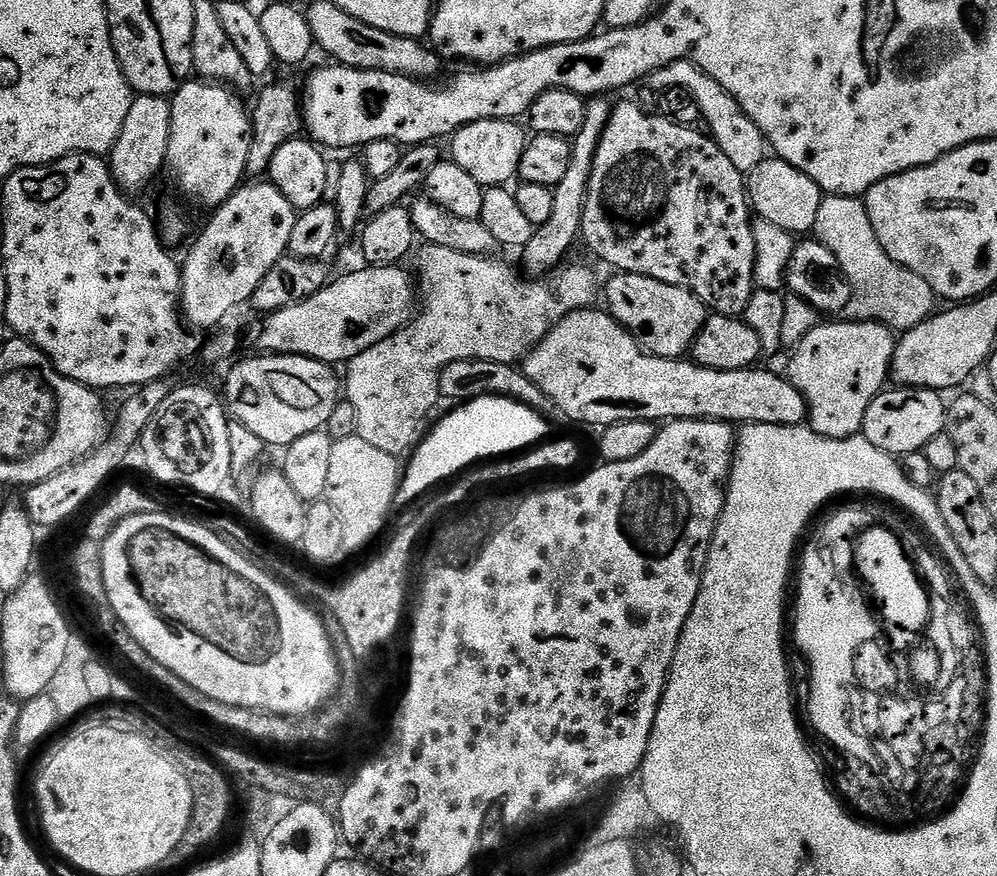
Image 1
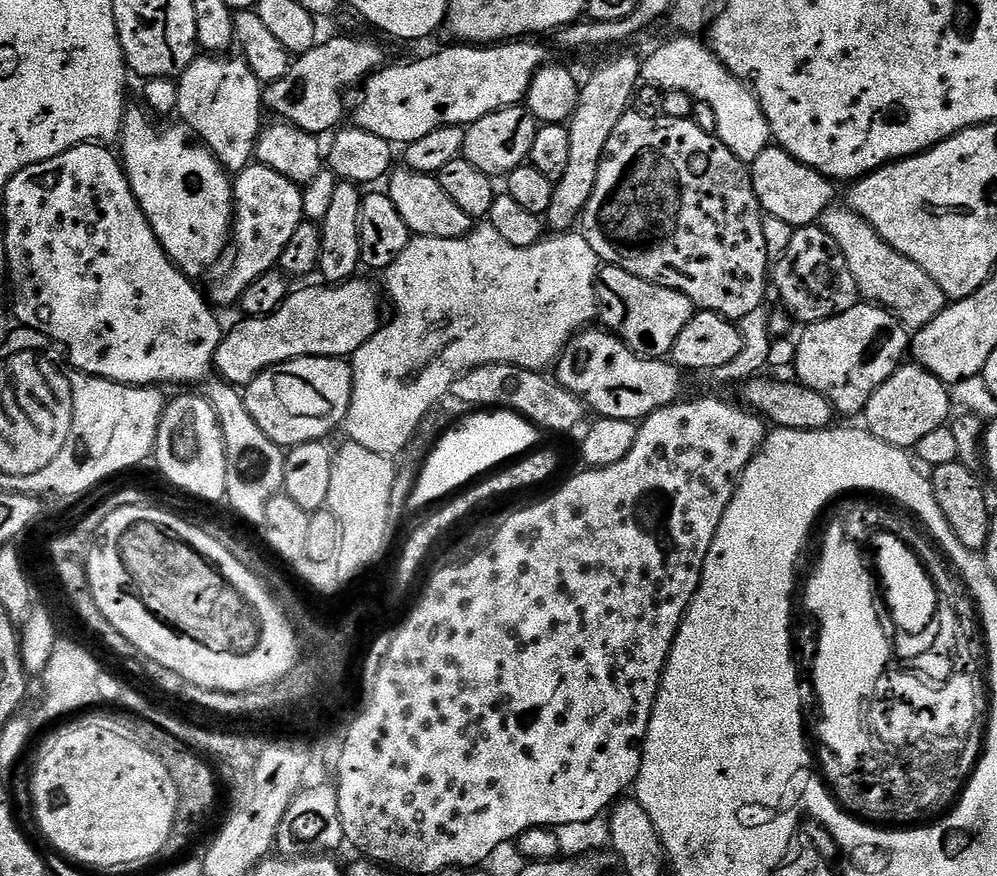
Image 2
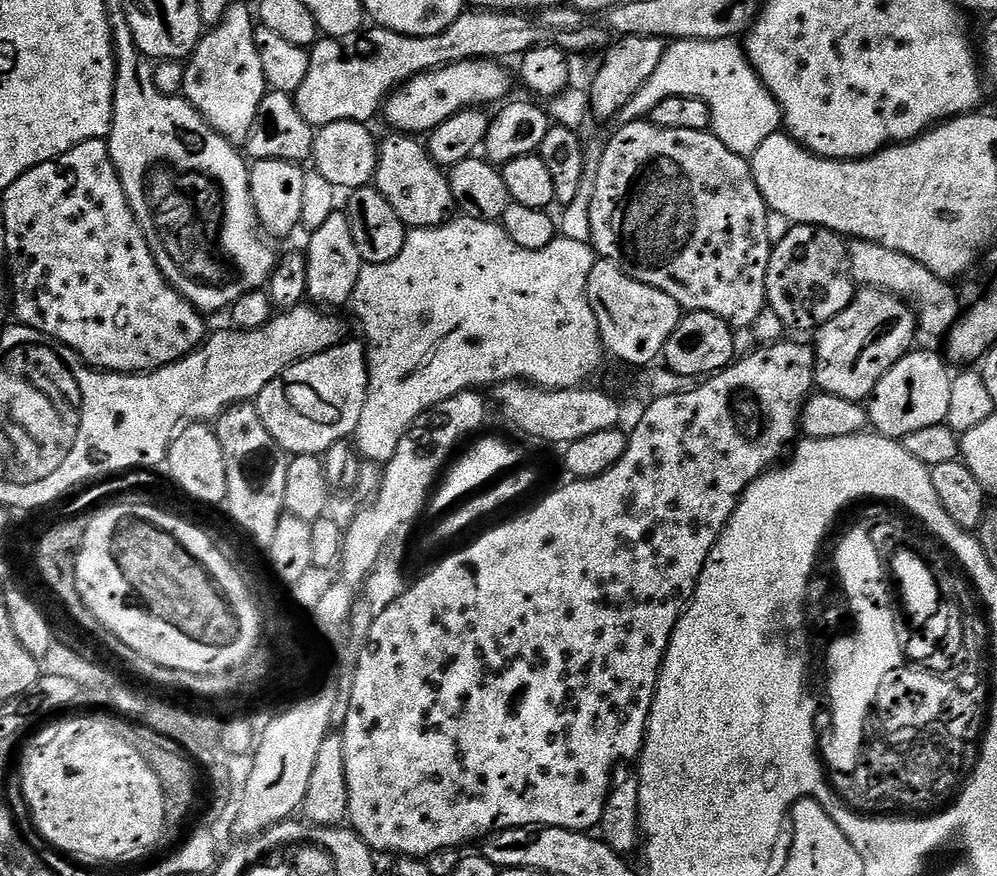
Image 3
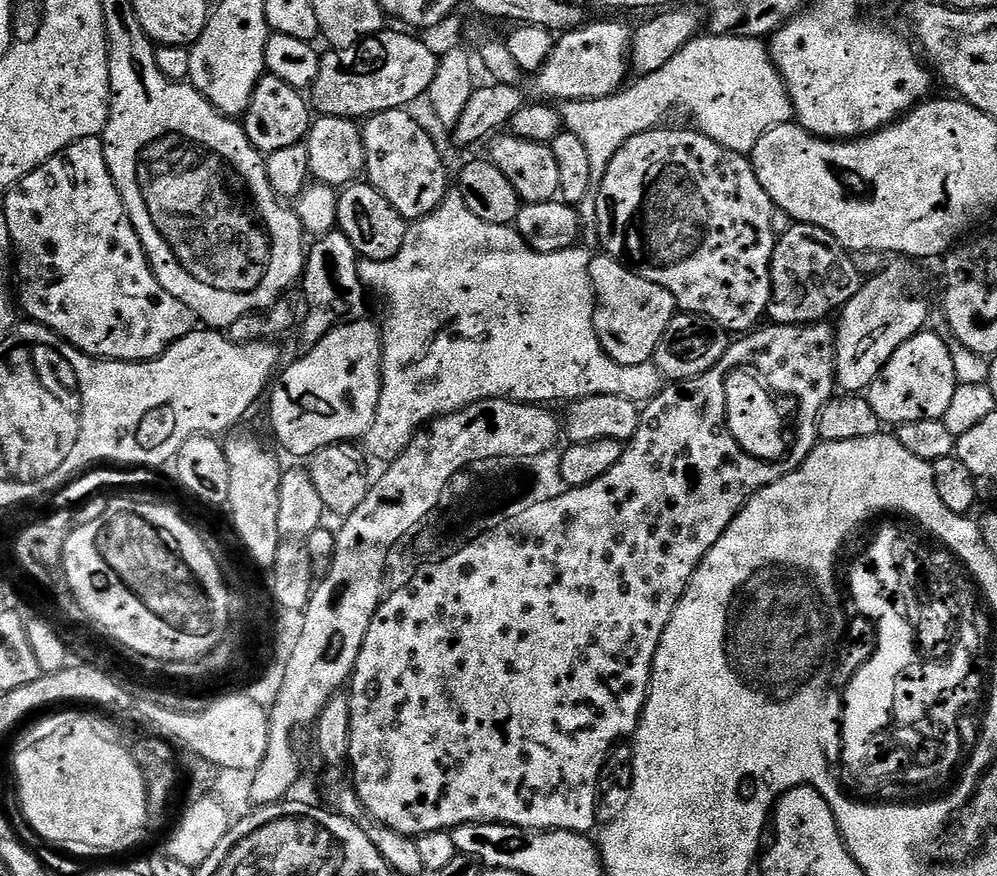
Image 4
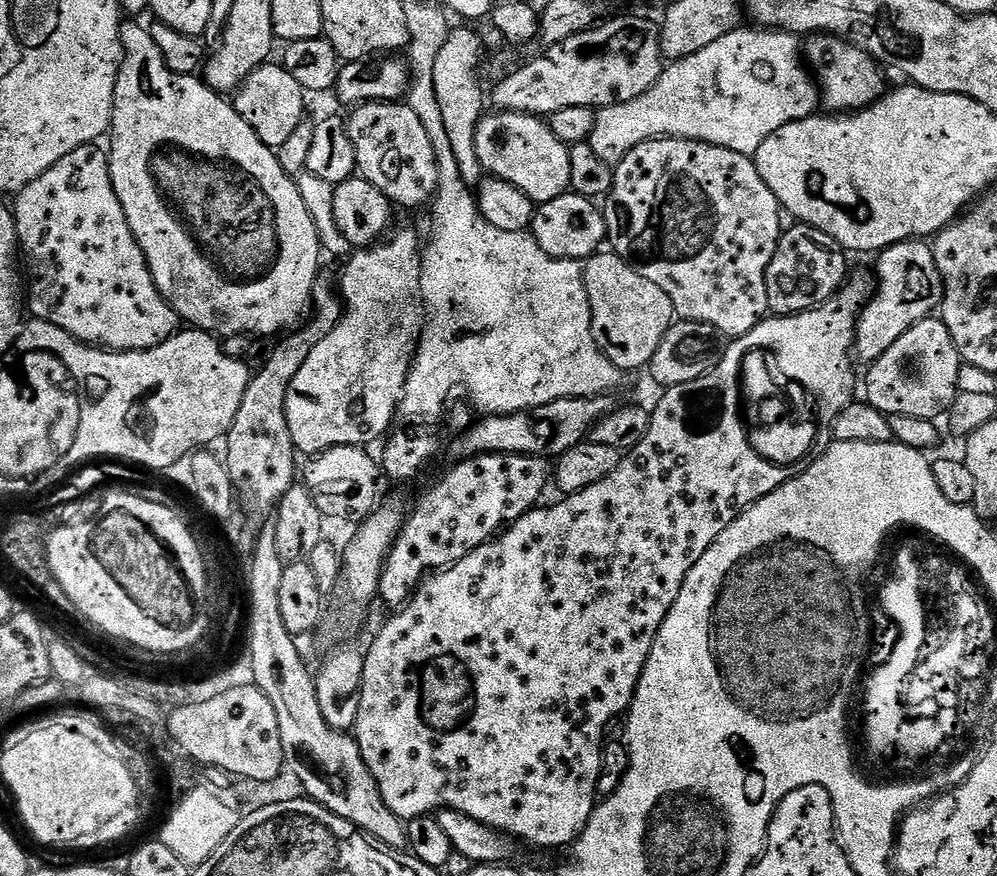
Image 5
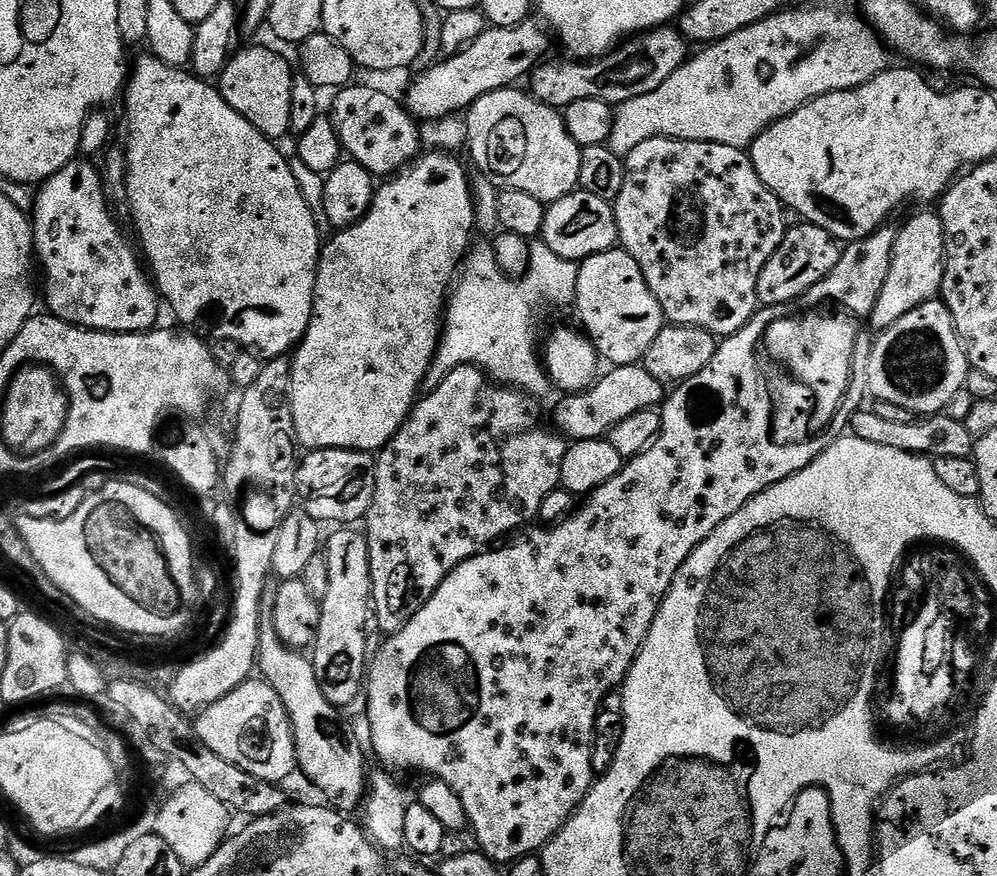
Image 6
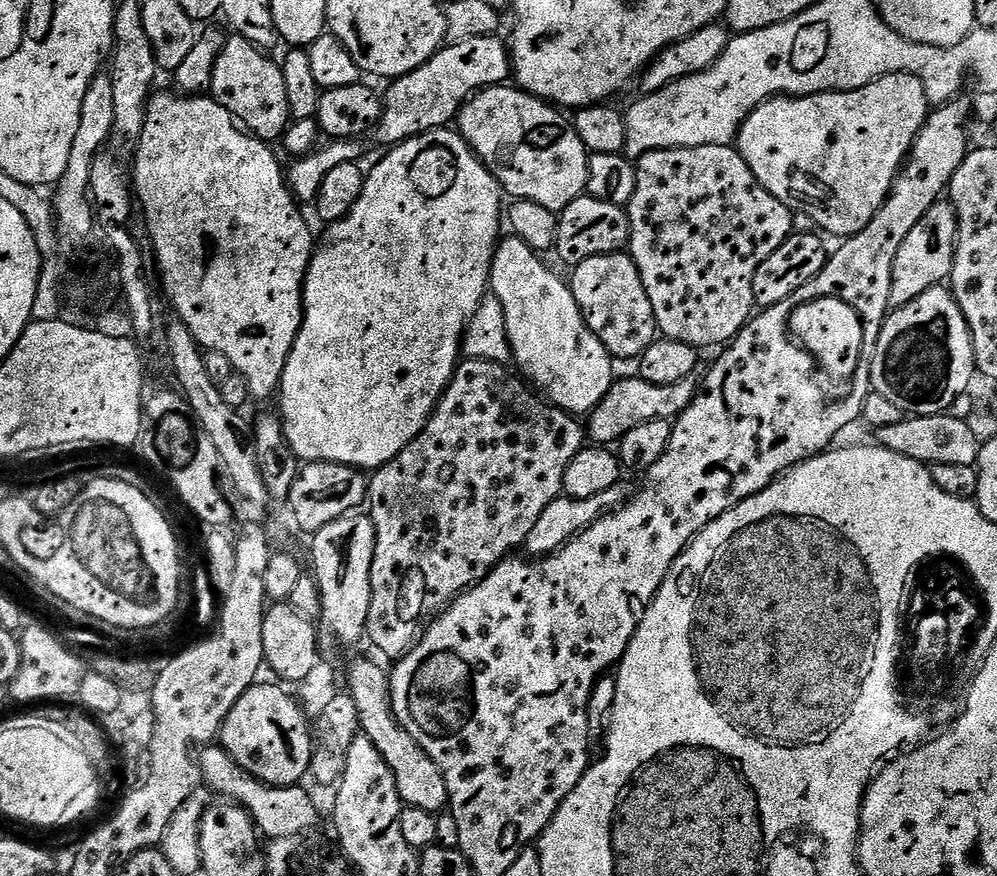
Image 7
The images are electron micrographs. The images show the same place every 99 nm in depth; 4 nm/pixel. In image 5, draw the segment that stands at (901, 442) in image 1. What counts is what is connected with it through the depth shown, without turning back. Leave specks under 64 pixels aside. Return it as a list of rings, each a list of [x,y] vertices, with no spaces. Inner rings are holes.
[[[929,318],[910,326],[882,358],[878,358],[874,363],[867,365],[868,377],[863,377],[862,388],[868,391],[867,403],[872,404],[879,412],[885,416],[897,416],[898,414],[910,414],[910,418],[926,418],[936,420],[943,417],[949,411],[958,395],[958,370],[962,361],[954,342],[950,338],[950,330],[946,330],[944,321],[939,318]]]

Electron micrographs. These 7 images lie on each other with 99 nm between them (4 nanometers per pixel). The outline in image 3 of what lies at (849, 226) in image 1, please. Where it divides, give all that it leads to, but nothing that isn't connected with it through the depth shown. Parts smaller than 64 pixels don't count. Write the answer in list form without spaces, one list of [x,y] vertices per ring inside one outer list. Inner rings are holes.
[[[853,239],[848,244],[848,257],[852,267],[852,279],[857,285],[866,288],[881,288],[884,292],[900,297],[916,317],[916,327],[928,336],[947,337],[948,333],[960,319],[962,307],[956,297],[953,285],[949,281],[938,278],[922,262],[902,254],[898,250],[890,250],[881,244],[869,240]]]

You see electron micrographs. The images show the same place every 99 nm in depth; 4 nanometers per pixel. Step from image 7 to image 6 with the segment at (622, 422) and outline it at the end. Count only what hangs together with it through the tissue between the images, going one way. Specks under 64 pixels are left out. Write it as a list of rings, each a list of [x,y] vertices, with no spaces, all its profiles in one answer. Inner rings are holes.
[[[618,364],[608,371],[612,372],[605,371],[587,392],[565,395],[564,401],[557,406],[554,428],[565,441],[603,440],[618,422],[626,422],[630,414],[649,411],[664,402],[665,385],[650,375],[643,365]]]

